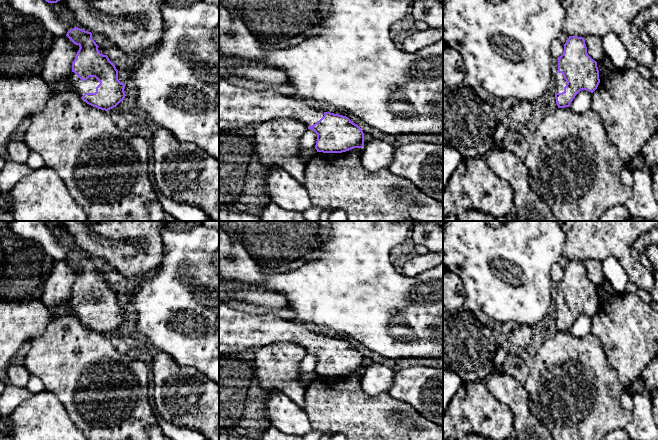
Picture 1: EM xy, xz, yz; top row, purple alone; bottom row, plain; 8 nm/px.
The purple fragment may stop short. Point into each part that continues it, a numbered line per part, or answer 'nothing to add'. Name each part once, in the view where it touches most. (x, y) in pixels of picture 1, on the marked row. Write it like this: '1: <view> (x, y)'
1: xy (73, 81)

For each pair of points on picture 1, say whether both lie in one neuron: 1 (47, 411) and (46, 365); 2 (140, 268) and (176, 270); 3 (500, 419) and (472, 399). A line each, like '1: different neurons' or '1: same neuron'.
1: different neurons
2: different neurons
3: same neuron

